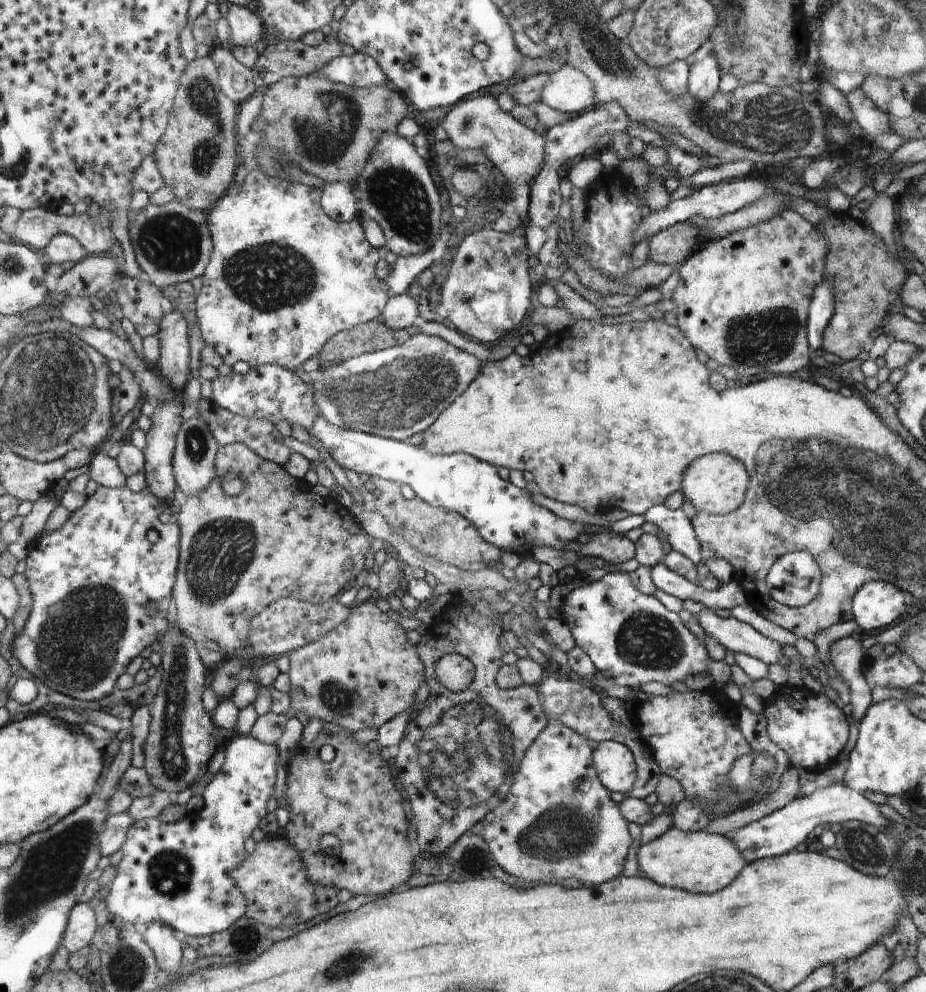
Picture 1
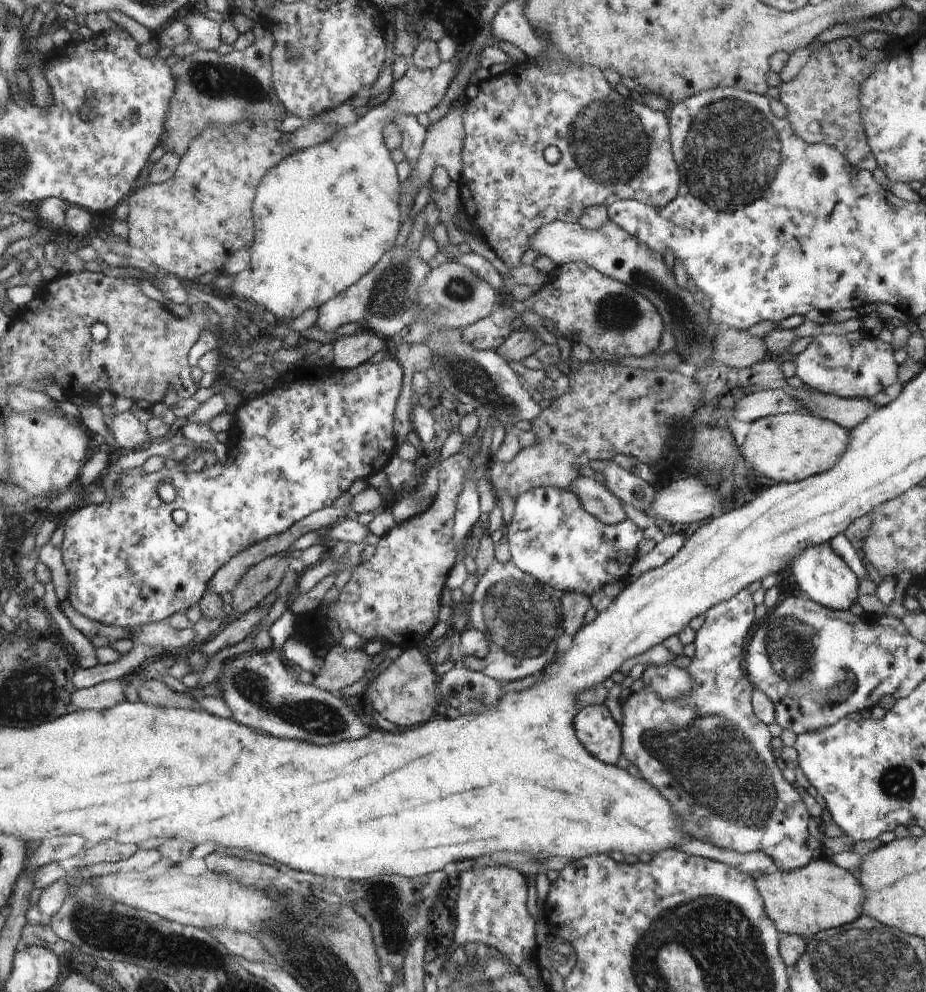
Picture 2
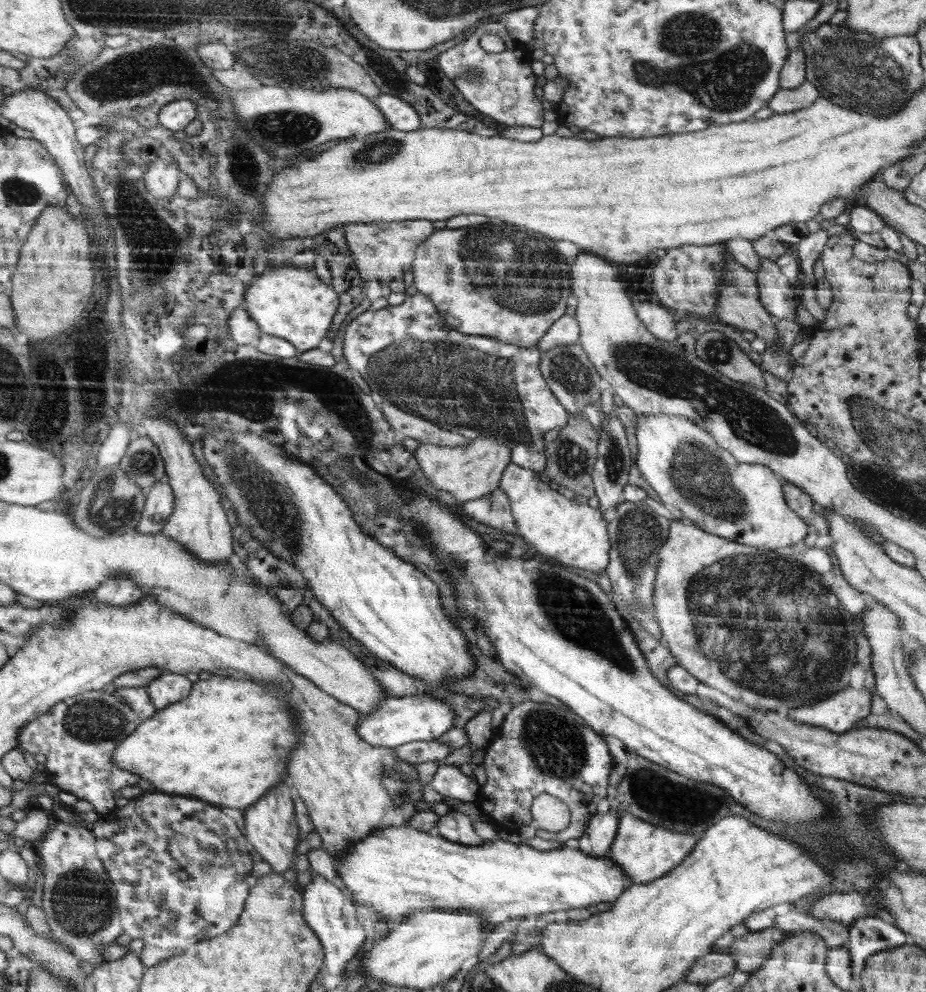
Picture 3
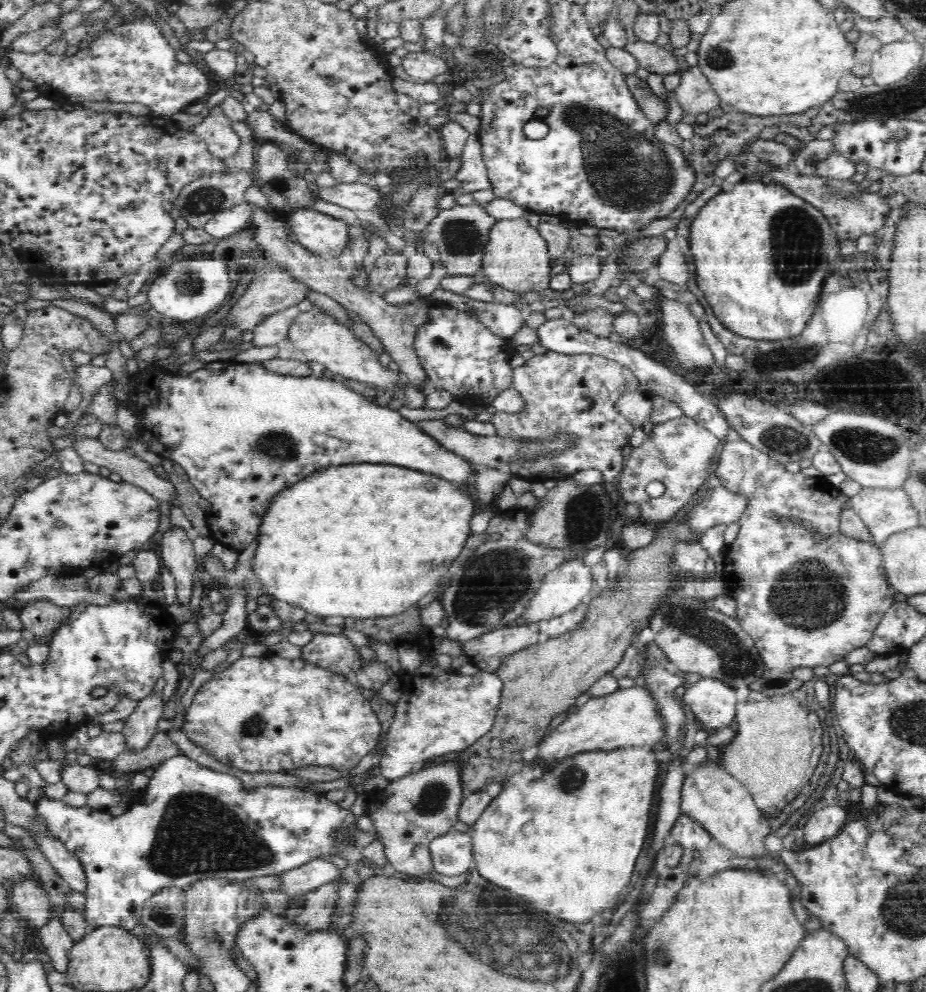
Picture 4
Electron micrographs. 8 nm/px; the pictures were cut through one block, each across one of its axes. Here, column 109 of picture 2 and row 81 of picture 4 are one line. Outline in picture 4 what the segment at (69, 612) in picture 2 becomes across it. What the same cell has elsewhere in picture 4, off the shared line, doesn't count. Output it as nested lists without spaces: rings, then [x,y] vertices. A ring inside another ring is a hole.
[[[635,74],[625,75],[624,80],[636,101],[638,101],[640,108],[646,113],[648,120],[654,124],[654,127],[666,119],[668,112],[670,112],[668,102],[662,100],[656,92],[653,92],[646,80],[638,78]]]

